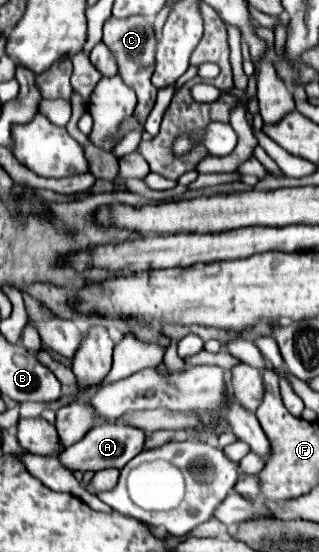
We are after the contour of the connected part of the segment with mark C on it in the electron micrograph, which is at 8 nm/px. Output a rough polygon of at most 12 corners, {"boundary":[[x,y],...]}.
{"boundary":[[144,16],[104,22],[102,42],[138,96],[144,124],[156,102],[158,36]]}

